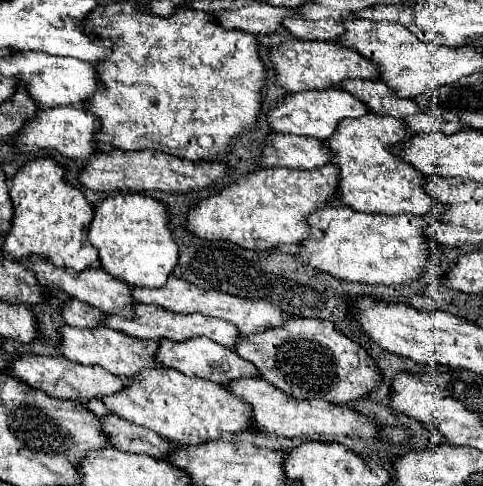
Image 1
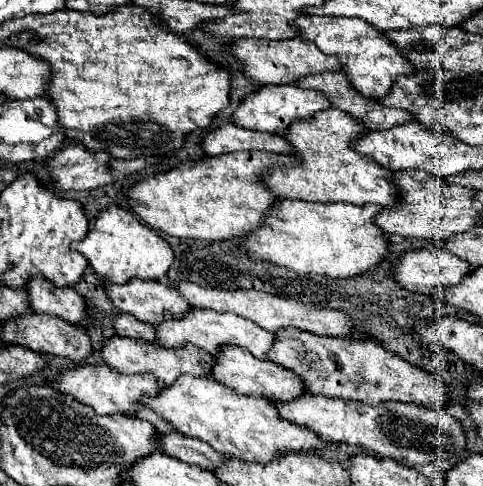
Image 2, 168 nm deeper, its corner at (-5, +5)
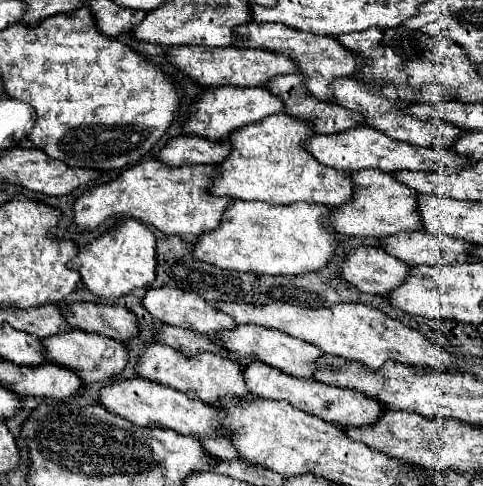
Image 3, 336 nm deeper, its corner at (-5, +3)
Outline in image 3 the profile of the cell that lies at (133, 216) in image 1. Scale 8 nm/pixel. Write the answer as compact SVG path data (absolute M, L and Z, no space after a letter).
M126 219L116 225L110 233L104 233L96 241L88 243L71 261L71 267L80 271L84 287L114 303L116 299L148 287L156 279L156 239L136 219Z

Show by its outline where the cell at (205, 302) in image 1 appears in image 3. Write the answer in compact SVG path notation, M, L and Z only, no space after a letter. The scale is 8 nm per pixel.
M214 303L220 311L228 313L236 323L254 323L270 329L284 331L302 341L314 343L324 353L344 357L348 361L360 361L370 369L380 369L386 361L396 361L410 367L424 367L440 373L448 373L456 369L456 359L442 347L432 345L418 331L402 325L400 321L388 317L386 313L360 305L360 303L342 303L324 309L304 309L288 303L268 303L264 307L244 305L244 303Z

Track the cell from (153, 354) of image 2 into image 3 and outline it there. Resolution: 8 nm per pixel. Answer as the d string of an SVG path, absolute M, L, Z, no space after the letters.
M160 343L146 345L144 353L136 365L136 373L144 379L174 387L174 389L188 393L192 397L200 397L204 403L210 403L210 405L220 403L224 397L240 397L242 399L242 397L250 395L240 365L230 359L224 359L220 355L208 353L208 351L190 357L182 351L168 347L168 345L160 345Z

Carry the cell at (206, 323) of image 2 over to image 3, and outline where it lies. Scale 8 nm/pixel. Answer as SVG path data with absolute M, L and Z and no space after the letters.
M238 325L234 331L222 331L216 337L218 343L222 343L224 347L228 347L228 351L232 353L234 359L242 359L248 355L258 357L262 363L272 365L288 375L294 377L302 377L302 379L314 379L316 371L320 371L322 367L318 367L318 359L324 355L324 351L320 351L320 347L308 343L308 341L300 341L296 337L290 337L288 333L280 333L276 329L268 329L268 327L260 327L260 325Z

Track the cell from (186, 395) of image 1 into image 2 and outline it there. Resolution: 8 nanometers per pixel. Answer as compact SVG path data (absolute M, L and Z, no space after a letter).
M184 375L174 385L160 389L156 395L158 397L144 397L142 405L172 423L180 433L198 437L212 445L218 453L228 453L228 457L268 463L276 453L308 451L312 447L322 449L326 445L314 431L282 421L272 401L254 395L240 395L210 377Z

